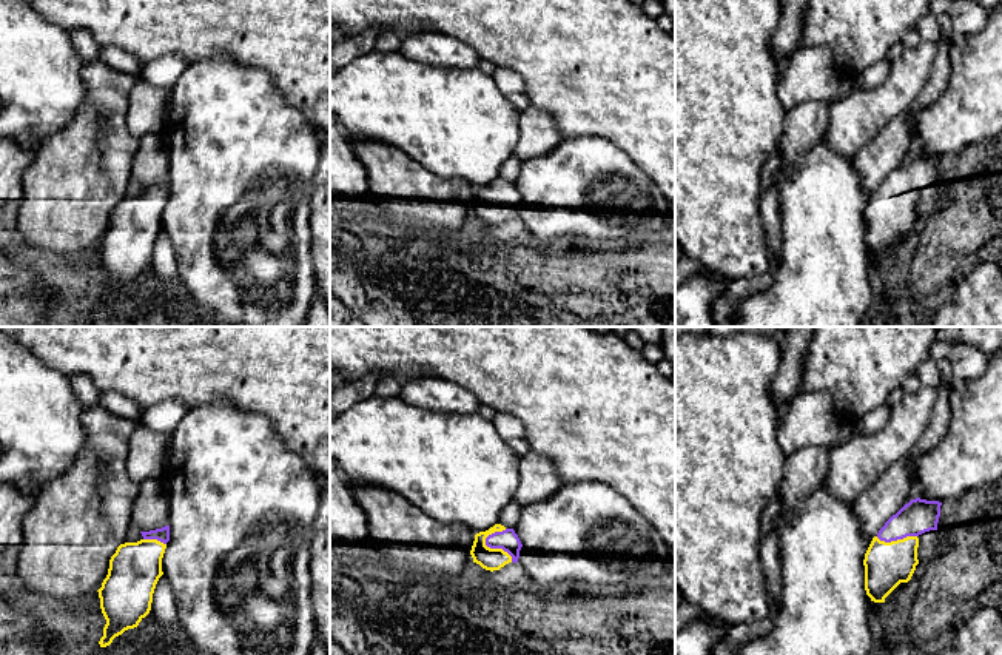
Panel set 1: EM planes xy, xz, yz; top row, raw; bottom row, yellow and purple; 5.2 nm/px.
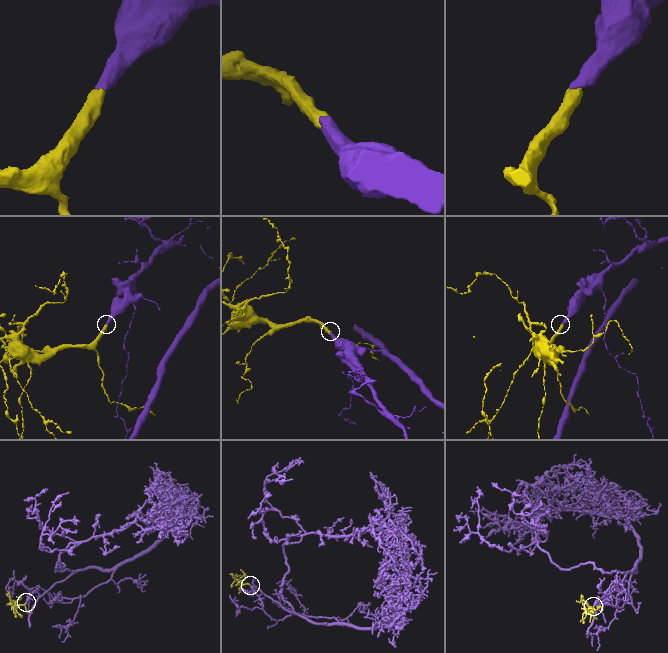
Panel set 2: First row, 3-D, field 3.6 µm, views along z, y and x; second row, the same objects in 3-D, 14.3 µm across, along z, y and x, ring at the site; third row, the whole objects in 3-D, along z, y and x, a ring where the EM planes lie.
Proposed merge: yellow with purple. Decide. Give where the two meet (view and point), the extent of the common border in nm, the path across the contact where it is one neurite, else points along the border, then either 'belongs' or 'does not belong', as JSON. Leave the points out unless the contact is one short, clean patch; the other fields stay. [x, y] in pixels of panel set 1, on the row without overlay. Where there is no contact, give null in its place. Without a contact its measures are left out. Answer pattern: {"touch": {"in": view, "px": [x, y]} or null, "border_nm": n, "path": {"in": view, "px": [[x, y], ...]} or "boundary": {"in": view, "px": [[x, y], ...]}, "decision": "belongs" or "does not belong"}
{"touch": {"in": "xz", "px": [495, 204]}, "border_nm": 200, "path": {"in": "xz", "px": [[487, 213], [495, 204], [507, 194]]}, "decision": "belongs"}

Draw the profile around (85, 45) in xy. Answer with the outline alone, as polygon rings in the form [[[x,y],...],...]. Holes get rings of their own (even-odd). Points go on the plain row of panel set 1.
[[[74,29],[69,39],[85,62],[97,62],[102,46],[85,29]]]

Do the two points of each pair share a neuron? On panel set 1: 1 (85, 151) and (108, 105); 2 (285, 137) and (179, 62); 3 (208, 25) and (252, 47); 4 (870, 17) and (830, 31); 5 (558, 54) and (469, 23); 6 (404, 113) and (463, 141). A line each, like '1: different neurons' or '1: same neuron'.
1: same neuron
2: different neurons
3: same neuron
4: same neuron
5: same neuron
6: same neuron

